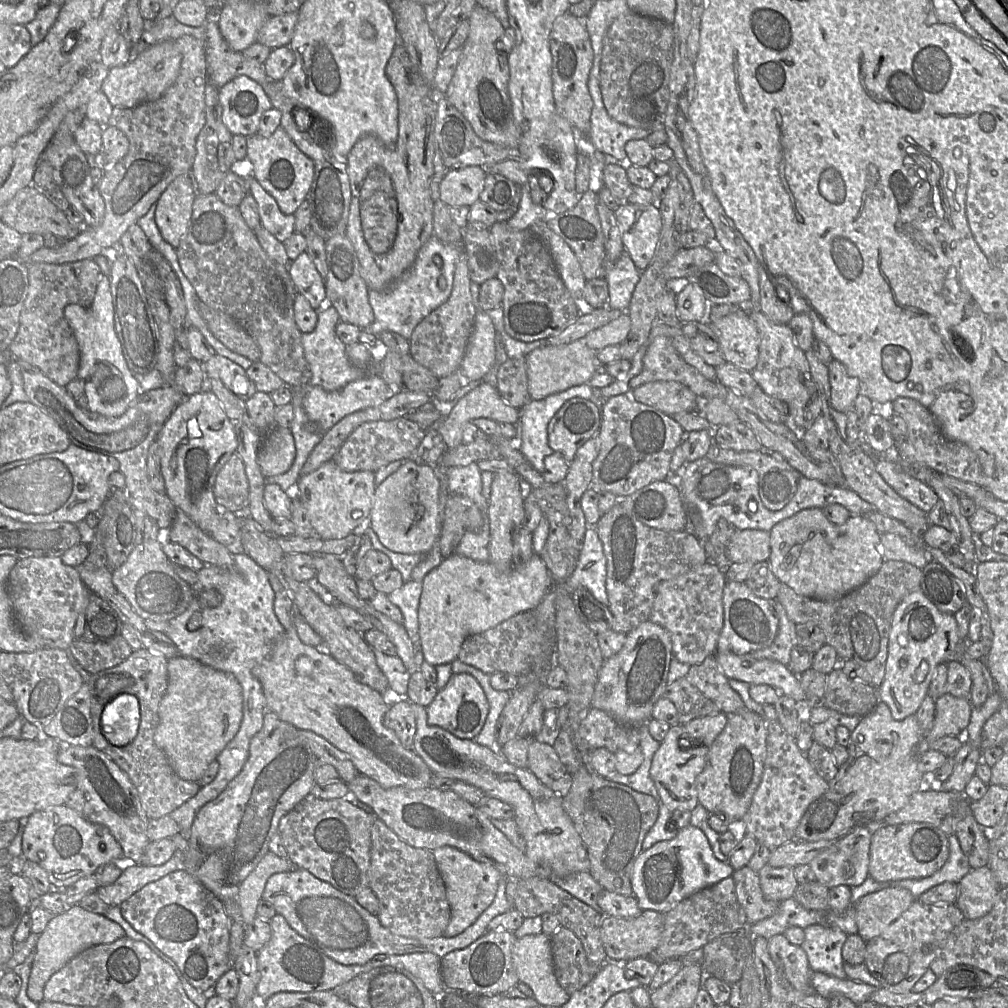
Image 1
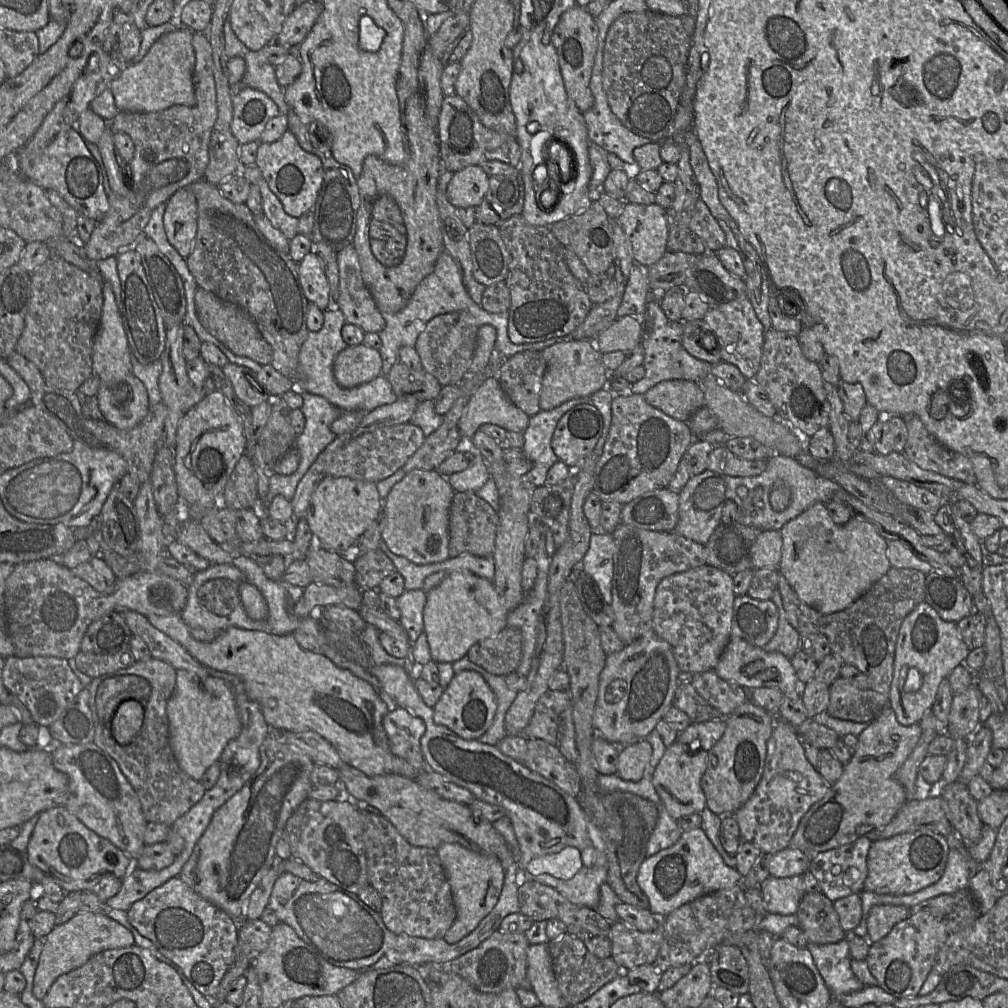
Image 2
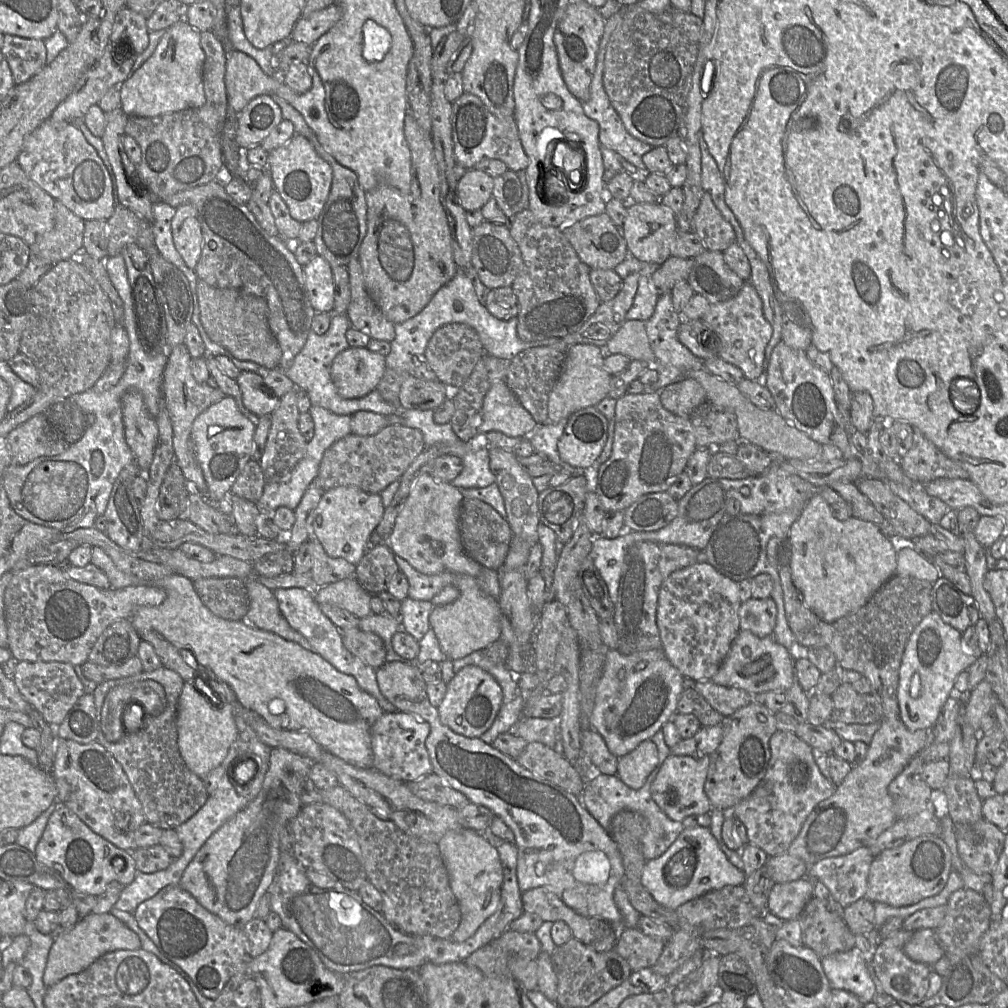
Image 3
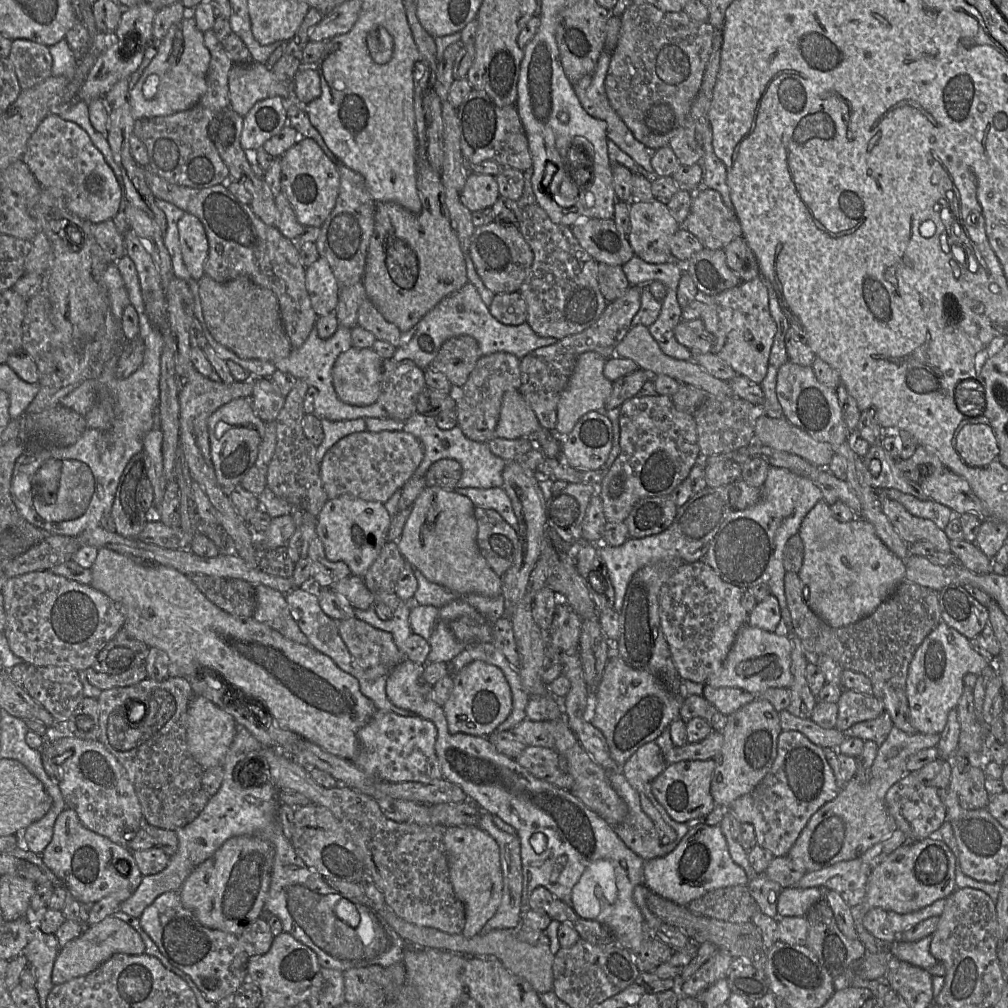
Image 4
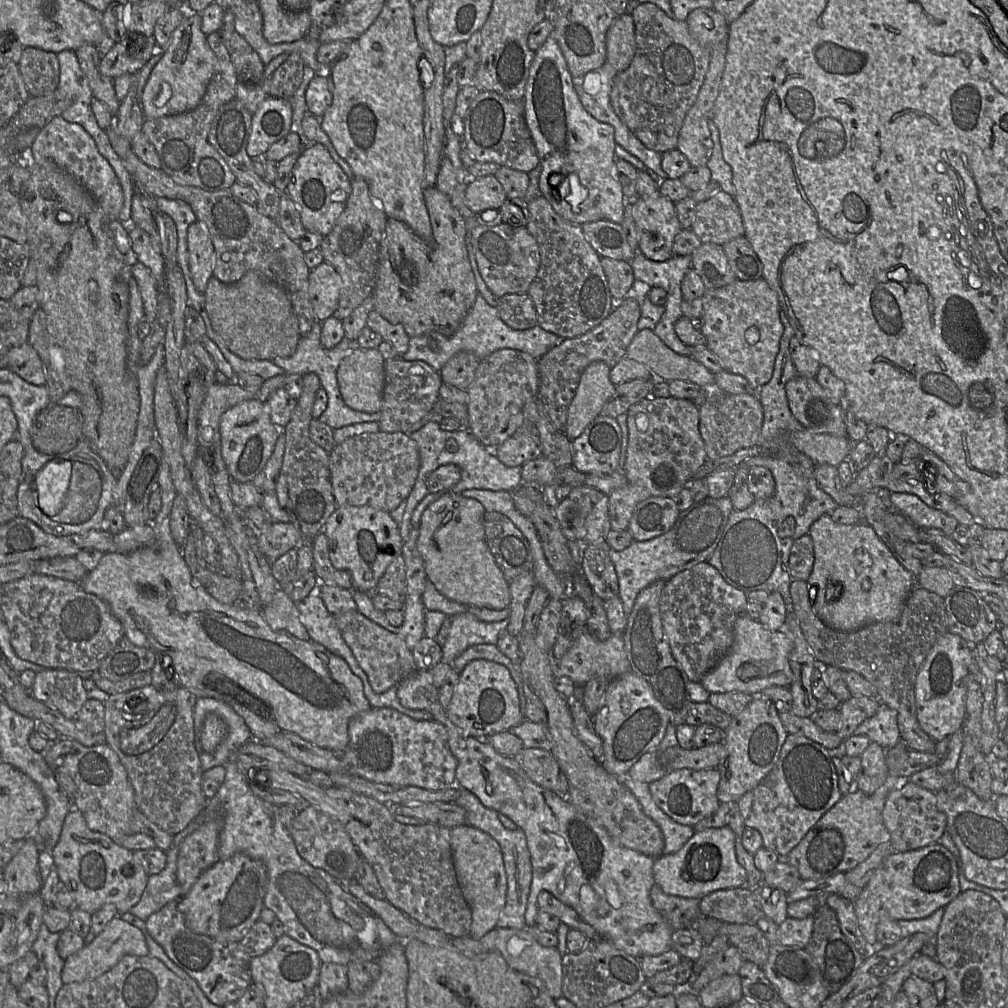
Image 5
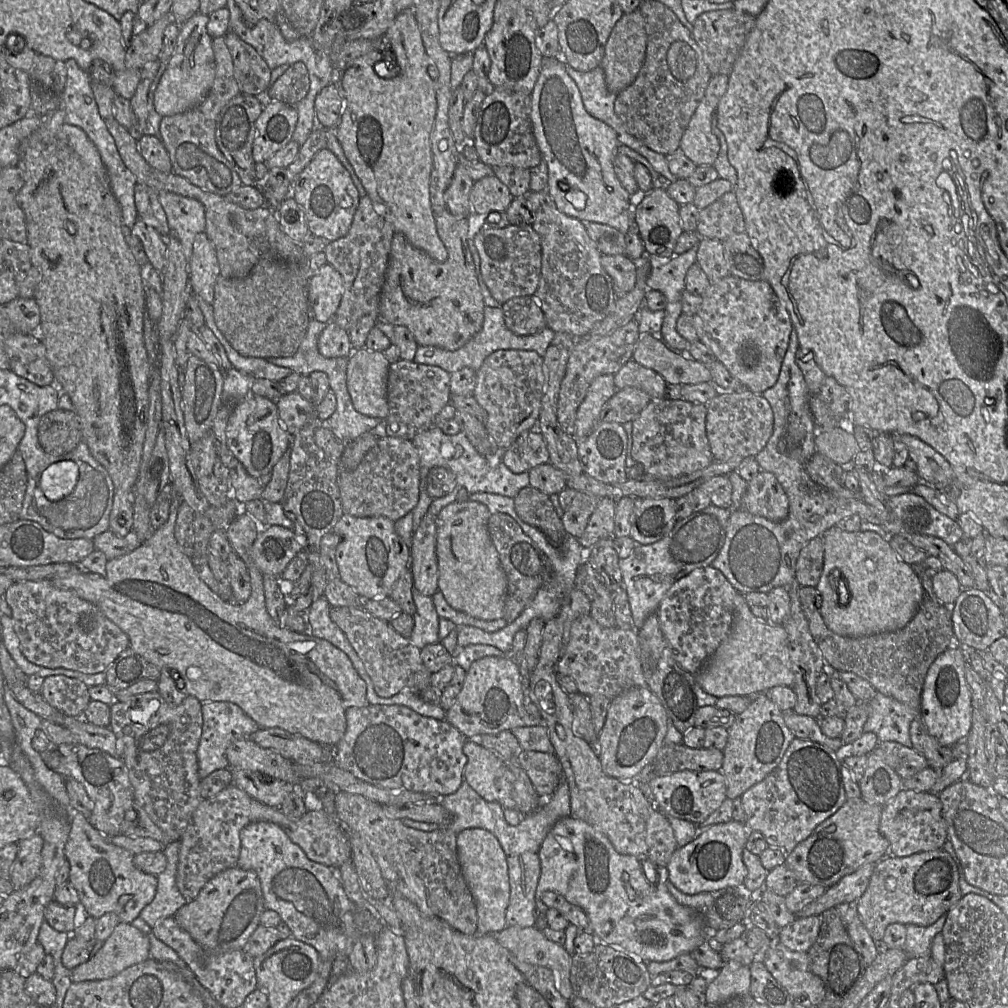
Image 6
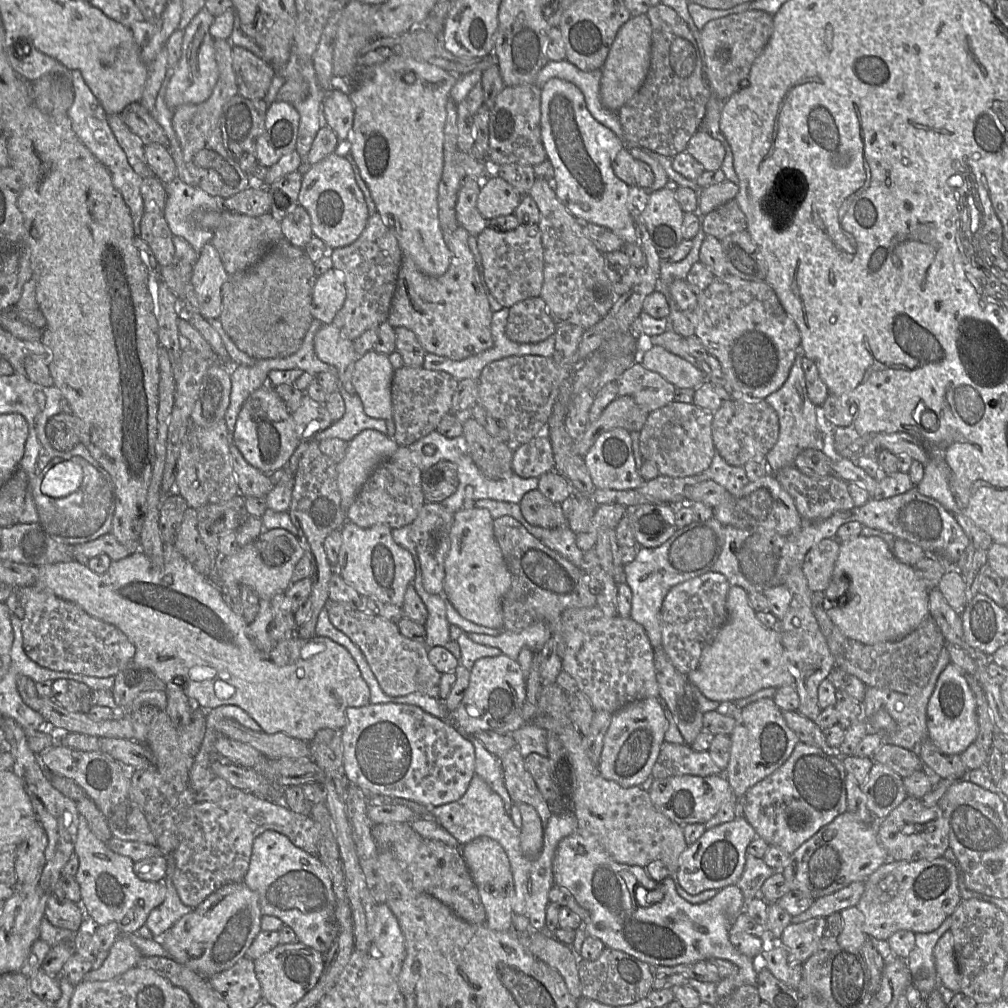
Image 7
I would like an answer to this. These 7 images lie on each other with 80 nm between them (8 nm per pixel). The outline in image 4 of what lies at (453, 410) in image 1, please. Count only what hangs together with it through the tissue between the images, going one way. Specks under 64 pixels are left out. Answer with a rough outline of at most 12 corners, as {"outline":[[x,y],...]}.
{"outline":[[517,390],[503,396],[496,437],[529,437],[538,419]]}

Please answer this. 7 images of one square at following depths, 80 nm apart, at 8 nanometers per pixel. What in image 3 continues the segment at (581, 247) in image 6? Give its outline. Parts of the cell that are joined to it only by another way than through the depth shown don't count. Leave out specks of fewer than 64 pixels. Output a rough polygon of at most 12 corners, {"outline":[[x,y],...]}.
{"outline":[[529,209],[508,229],[518,337],[577,331],[601,303],[561,228]]}

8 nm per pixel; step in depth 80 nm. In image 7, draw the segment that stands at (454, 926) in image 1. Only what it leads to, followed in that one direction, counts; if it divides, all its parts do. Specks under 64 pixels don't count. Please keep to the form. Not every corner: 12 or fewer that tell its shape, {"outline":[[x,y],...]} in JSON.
{"outline":[[486,836],[459,847],[485,924],[512,929],[514,883],[504,849]]}

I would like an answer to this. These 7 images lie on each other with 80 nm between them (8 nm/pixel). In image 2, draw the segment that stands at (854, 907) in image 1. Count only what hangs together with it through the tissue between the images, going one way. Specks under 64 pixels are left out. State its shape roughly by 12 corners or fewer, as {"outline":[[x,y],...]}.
{"outline":[[904,905],[873,906],[866,919],[867,941],[881,940],[911,915]]}

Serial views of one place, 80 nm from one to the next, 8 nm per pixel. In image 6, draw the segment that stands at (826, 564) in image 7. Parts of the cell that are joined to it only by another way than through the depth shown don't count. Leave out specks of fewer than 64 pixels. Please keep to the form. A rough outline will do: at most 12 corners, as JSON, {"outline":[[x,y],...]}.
{"outline":[[821,536],[800,551],[795,579],[816,588],[824,561]]}

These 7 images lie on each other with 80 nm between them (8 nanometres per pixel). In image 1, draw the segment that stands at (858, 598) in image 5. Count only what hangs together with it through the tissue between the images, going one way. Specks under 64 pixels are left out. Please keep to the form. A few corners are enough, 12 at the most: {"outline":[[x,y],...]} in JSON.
{"outline":[[821,508],[769,532],[768,563],[799,595],[832,601],[883,563],[866,516]]}

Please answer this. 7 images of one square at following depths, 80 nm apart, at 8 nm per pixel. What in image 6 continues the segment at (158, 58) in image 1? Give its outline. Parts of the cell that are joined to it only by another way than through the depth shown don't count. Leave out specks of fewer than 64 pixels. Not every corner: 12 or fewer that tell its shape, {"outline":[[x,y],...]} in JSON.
{"outline":[[209,16],[181,27],[153,94],[162,117],[197,107],[216,73]]}

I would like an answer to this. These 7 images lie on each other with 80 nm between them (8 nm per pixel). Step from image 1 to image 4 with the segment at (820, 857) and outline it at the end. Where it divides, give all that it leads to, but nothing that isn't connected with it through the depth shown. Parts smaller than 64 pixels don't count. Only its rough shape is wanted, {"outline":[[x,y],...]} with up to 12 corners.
{"outline":[[859,857],[807,872],[796,886],[833,890],[852,908],[871,871]]}

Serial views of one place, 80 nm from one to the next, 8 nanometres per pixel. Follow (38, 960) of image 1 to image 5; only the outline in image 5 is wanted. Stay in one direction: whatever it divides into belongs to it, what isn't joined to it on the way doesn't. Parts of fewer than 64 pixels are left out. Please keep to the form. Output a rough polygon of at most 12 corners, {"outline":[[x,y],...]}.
{"outline":[[117,916],[64,960],[64,984],[94,979],[126,955],[146,956],[142,931]]}

